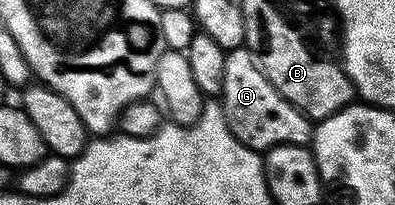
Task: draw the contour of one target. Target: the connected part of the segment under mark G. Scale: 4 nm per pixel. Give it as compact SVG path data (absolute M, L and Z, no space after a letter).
M244 45L236 47L234 51L226 54L225 60L227 65L223 68L223 93L219 96L219 102L231 133L244 147L264 153L275 145L305 145L312 140L314 124L302 111L295 109L295 105L288 103L275 89L275 85L271 85L271 81L267 81L267 77L257 66L257 58L250 53L248 47Z

